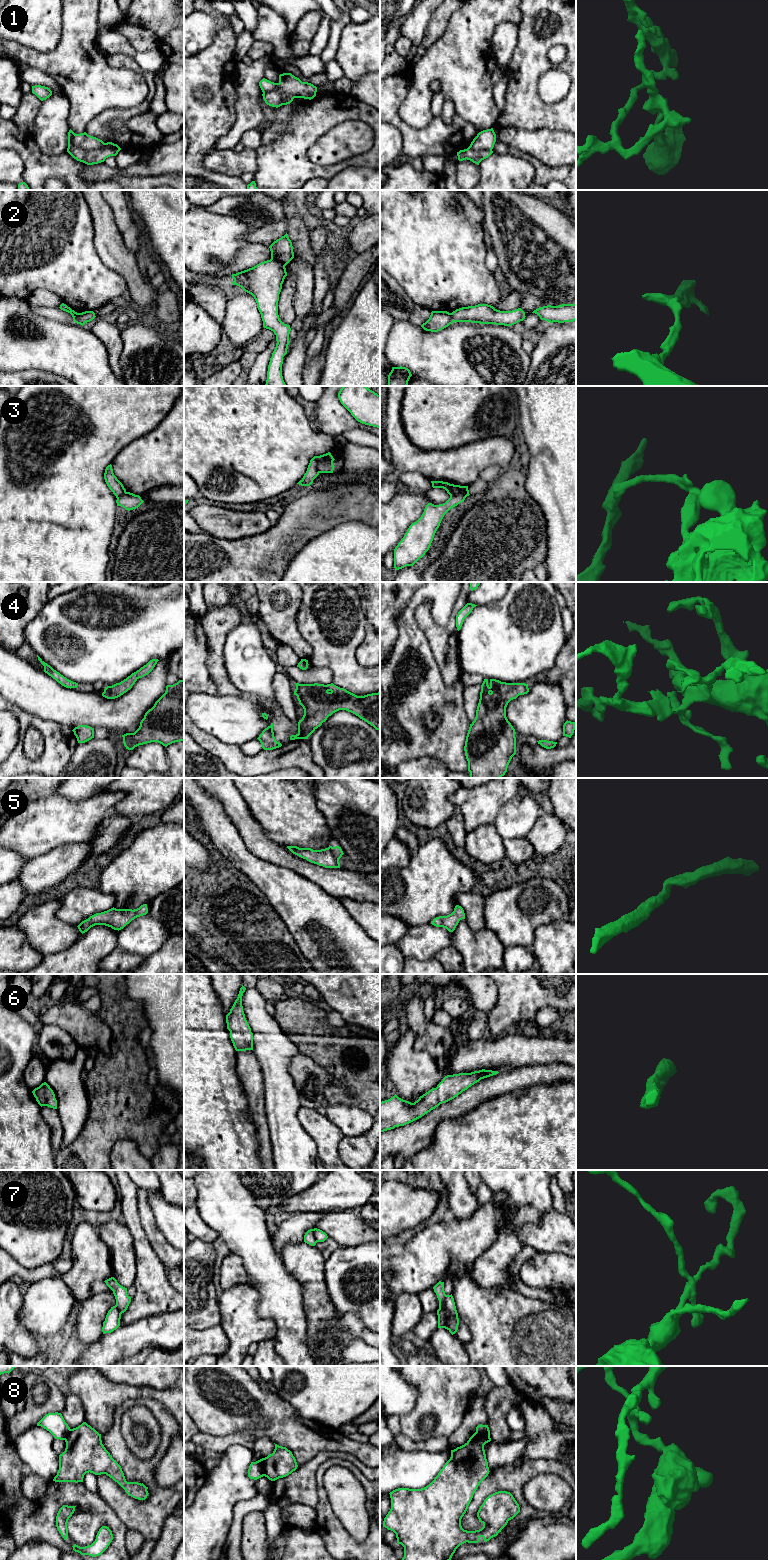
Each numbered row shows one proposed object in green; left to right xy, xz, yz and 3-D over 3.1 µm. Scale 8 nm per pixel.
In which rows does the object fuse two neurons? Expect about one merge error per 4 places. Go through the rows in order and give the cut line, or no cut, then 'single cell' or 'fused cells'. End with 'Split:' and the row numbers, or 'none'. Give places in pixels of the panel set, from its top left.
1: cut xy (71, 140), (75, 146), (87, 150), (100, 148), (105, 143); fused cells
2: cut xz (271, 258), (285, 265); fused cells
3: cut xz (317, 456), (317, 469), (320, 472); fused cells
4: cut none; single cell
5: cut none; single cell
6: cut none; single cell
7: cut yz (457, 1317), (450, 1316), (448, 1318), (447, 1329); fused cells
8: cut xz (259, 1460), (264, 1475); fused cells
Split: 1, 2, 3, 7, 8

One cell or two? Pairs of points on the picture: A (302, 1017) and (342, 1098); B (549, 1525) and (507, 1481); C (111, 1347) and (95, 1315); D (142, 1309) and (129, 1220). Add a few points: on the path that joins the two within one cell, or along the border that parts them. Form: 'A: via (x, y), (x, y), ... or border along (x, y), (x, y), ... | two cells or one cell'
A: via (314, 1037), (347, 1070), (347, 1078) | one cell
B: border along (535, 1516), (530, 1518), (517, 1532) | two cells
C: border along (103, 1334), (99, 1339) | two cells
D: via (147, 1287), (147, 1262), (140, 1242) | one cell

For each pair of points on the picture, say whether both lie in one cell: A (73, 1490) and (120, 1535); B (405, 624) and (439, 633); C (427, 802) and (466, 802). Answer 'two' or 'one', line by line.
A: one
B: two
C: two

